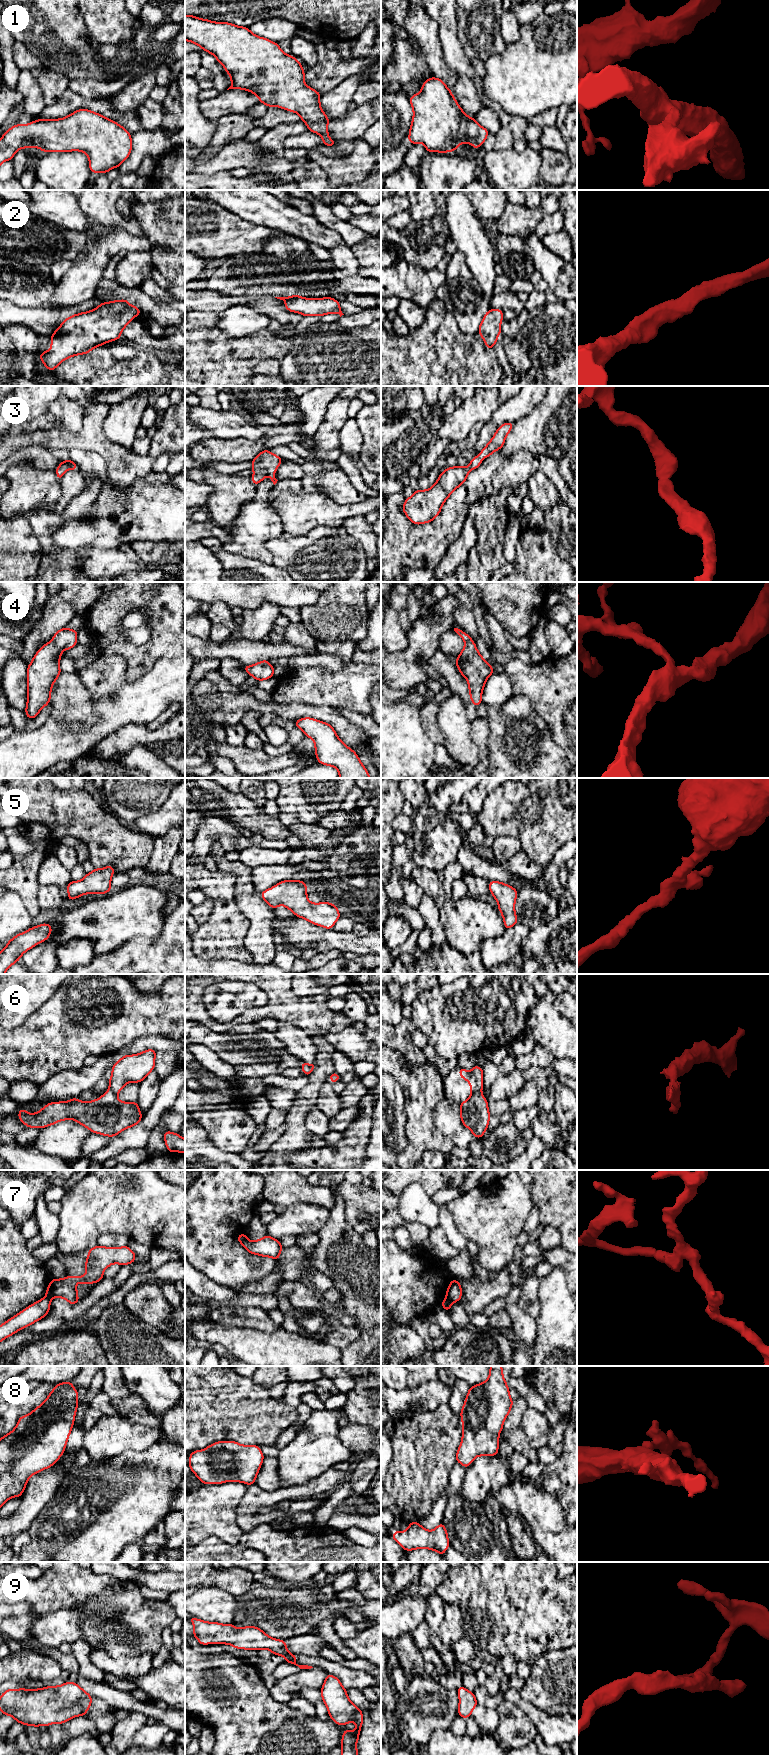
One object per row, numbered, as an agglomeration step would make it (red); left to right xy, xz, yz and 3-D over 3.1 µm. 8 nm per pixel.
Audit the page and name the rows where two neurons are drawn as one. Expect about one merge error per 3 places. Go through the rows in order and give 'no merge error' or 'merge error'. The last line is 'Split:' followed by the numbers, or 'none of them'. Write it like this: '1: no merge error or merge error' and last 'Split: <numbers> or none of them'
1: no merge error
2: no merge error
3: no merge error
4: no merge error
5: no merge error
6: merge error
7: merge error
8: no merge error
9: no merge error
Split: 6, 7

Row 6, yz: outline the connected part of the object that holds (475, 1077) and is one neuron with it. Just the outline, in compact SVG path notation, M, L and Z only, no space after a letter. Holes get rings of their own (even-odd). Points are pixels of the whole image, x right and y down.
M474 1065L473 1069L469 1072L459 1067L459 1075L463 1080L468 1080L471 1087L471 1093L479 1092L483 1088L483 1069Z

